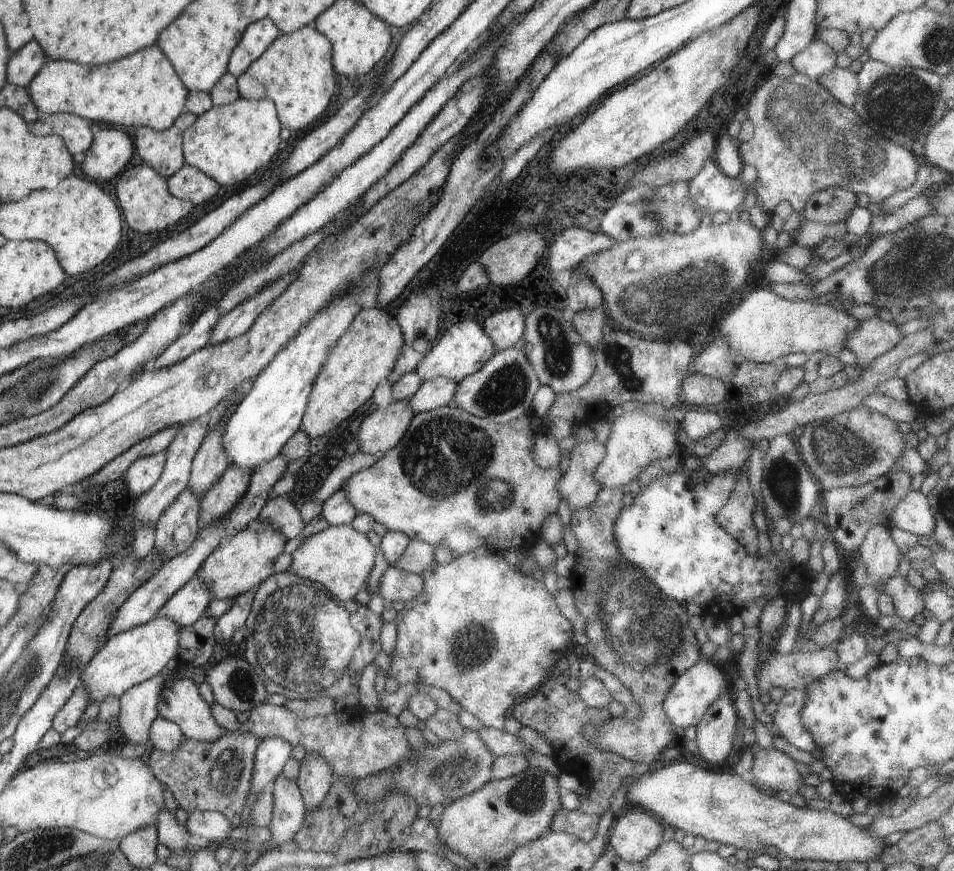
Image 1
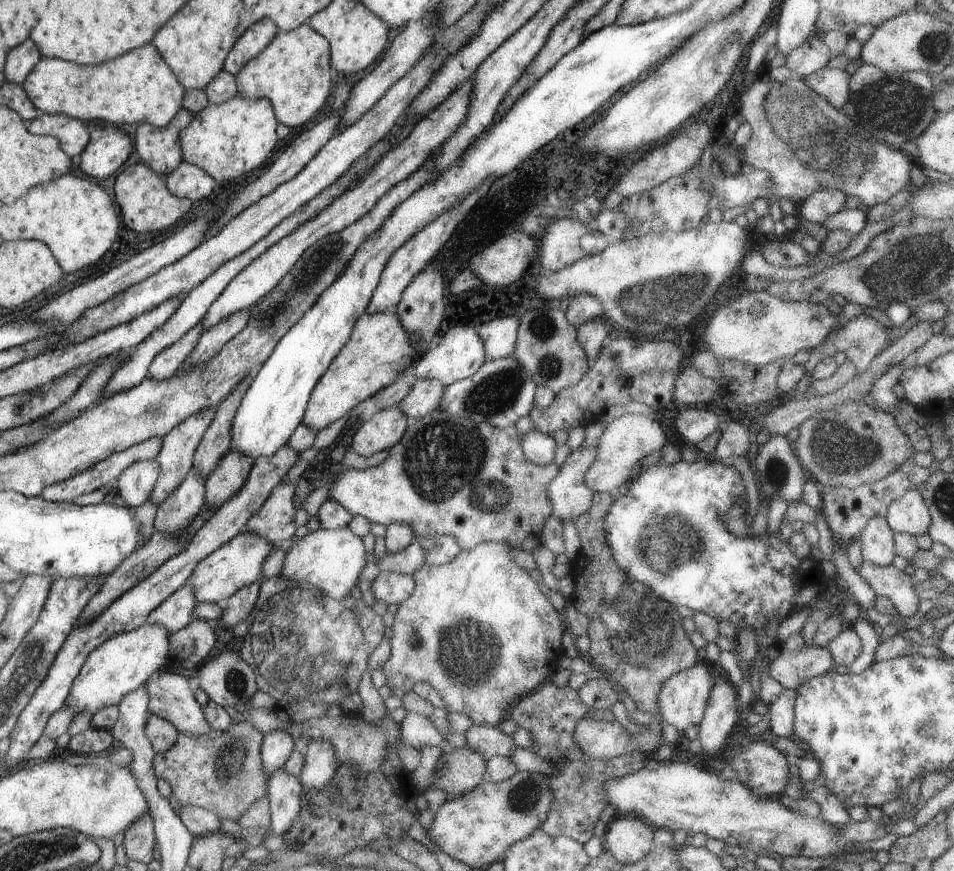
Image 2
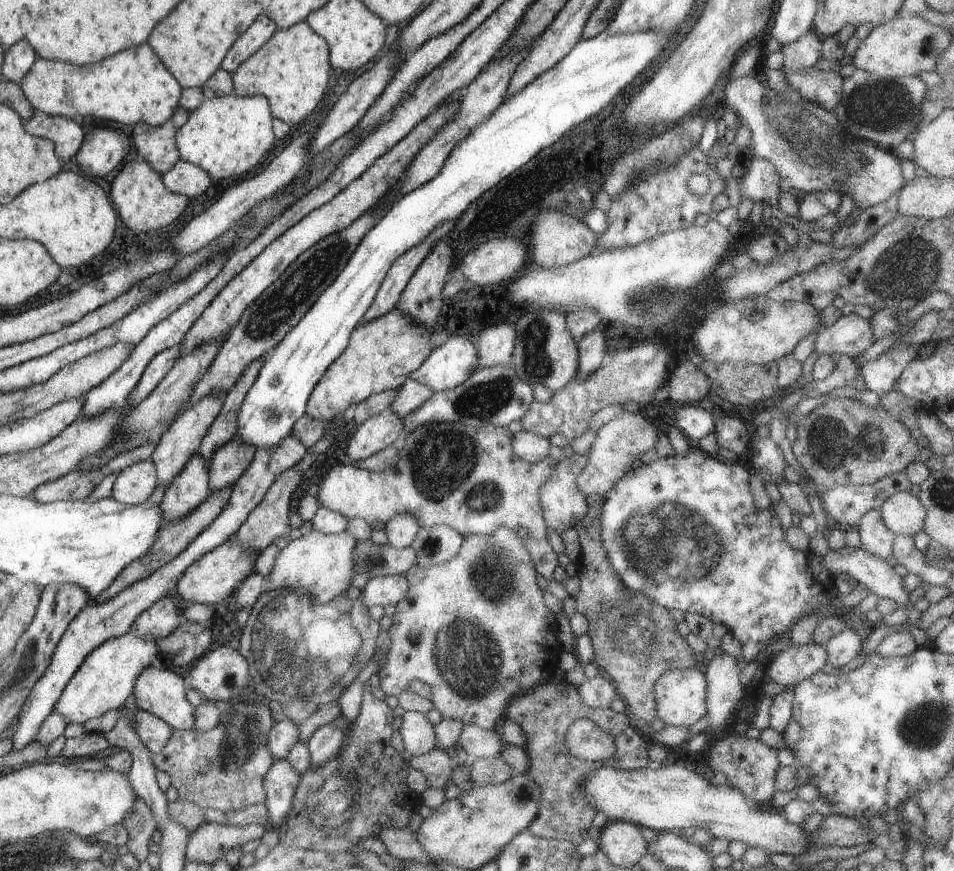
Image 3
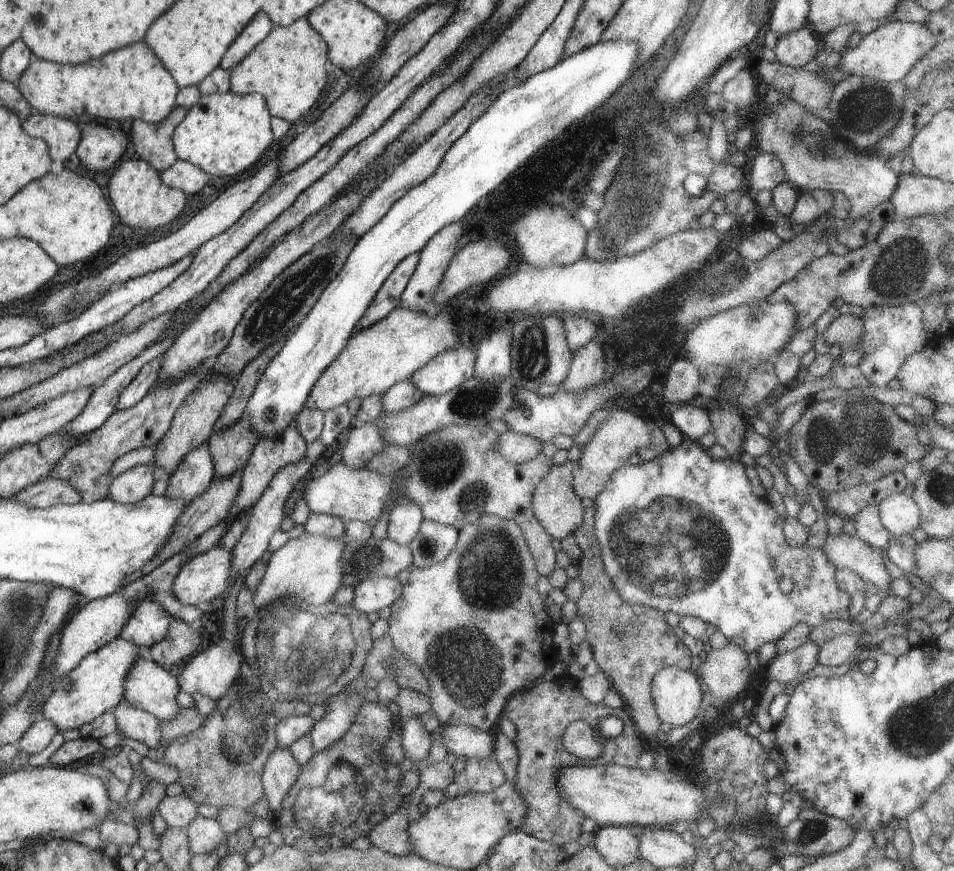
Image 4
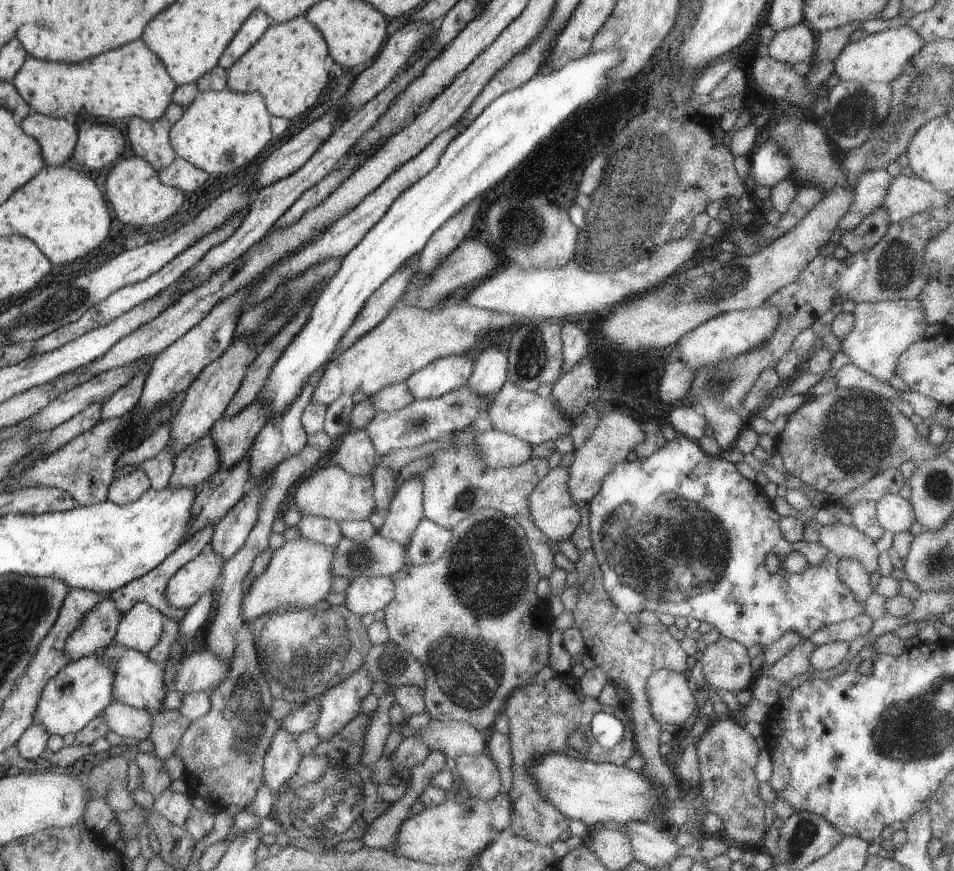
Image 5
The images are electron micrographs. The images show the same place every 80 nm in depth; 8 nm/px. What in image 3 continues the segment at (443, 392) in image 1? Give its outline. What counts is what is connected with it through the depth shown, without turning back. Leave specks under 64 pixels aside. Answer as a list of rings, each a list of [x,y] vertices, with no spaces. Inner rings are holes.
[[[409,377],[400,387],[400,392],[394,398],[394,402],[390,404],[390,409],[402,419],[406,418],[408,414],[414,414],[414,410],[420,410],[420,406],[424,406],[428,400],[432,400],[434,394],[436,394],[436,390],[432,390],[430,386],[424,386],[416,380],[411,380]]]

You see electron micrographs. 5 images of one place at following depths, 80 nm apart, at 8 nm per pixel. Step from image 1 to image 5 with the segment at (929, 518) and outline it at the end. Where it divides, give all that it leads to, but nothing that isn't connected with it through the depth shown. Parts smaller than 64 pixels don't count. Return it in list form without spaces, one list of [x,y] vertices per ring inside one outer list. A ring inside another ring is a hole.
[[[889,493],[876,504],[878,524],[884,531],[892,532],[894,535],[910,532],[910,527],[916,522],[916,514],[909,499]]]

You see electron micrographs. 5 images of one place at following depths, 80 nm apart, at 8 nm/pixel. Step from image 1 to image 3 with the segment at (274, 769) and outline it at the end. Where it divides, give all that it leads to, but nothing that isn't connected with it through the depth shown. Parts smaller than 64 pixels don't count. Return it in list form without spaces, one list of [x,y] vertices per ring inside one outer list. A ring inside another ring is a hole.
[[[276,719],[271,733],[268,734],[268,750],[272,754],[273,762],[288,759],[290,750],[299,742],[300,730],[298,730],[298,725],[292,720]]]

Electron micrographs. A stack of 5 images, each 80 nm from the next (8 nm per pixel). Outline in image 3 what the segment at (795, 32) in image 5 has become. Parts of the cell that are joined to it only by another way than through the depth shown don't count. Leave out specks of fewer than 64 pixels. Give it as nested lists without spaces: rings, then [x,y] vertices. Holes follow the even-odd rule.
[[[813,31],[804,34],[796,42],[790,42],[781,48],[784,54],[784,66],[786,70],[808,70],[822,60],[822,38]]]

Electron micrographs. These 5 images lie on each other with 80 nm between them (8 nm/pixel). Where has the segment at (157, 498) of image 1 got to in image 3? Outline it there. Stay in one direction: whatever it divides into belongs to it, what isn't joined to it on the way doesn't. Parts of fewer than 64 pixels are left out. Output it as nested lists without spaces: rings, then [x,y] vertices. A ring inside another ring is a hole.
[[[208,394],[204,400],[196,402],[196,406],[192,404],[190,408],[184,410],[184,414],[178,414],[174,423],[162,434],[150,459],[156,466],[158,485],[168,488],[170,482],[184,470],[188,460],[197,455],[202,438],[207,437],[211,426],[215,423],[216,418],[219,417],[226,397],[227,394]]]

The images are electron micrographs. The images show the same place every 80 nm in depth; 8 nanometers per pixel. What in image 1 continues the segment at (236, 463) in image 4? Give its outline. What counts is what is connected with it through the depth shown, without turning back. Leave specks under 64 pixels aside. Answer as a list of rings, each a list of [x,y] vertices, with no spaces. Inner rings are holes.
[[[229,464],[218,482],[212,483],[212,488],[203,494],[199,510],[200,528],[217,523],[227,512],[230,512],[248,490],[251,472]]]

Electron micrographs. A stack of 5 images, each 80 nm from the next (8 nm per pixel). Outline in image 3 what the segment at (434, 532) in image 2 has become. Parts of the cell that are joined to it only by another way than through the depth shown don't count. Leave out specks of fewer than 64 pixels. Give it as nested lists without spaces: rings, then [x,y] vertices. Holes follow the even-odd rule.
[[[432,422],[408,432],[397,443],[398,462],[394,468],[382,473],[369,472],[350,464],[337,465],[326,474],[313,492],[320,507],[340,512],[350,519],[361,519],[370,525],[390,522],[398,514],[416,516],[422,528],[448,526],[464,540],[474,534],[490,536],[500,526],[514,530],[534,562],[538,576],[552,578],[559,566],[558,556],[546,538],[546,520],[540,506],[540,488],[551,478],[556,461],[551,457],[540,462],[528,463],[512,452],[512,434],[507,427],[487,425],[476,427],[460,422]]]

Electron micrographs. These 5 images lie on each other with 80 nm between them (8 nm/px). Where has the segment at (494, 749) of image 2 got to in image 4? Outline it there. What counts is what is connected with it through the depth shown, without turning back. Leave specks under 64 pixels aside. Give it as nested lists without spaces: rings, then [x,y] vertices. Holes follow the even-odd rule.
[[[442,725],[444,746],[449,754],[462,758],[485,758],[494,754],[495,740],[489,731],[482,731],[469,725]]]

